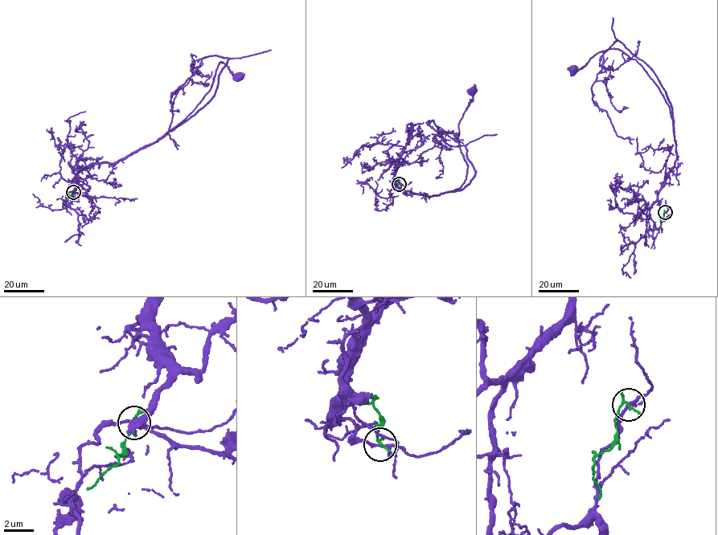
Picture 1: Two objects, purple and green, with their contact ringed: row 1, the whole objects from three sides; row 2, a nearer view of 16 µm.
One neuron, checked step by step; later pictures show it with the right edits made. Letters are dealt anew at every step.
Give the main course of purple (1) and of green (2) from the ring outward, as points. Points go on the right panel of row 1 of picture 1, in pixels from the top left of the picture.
1: (665, 212), (650, 235), (646, 213), (677, 157), (670, 112), (658, 87), (636, 60), (613, 48), (573, 70)
2: (665, 212), (660, 220), (661, 225)

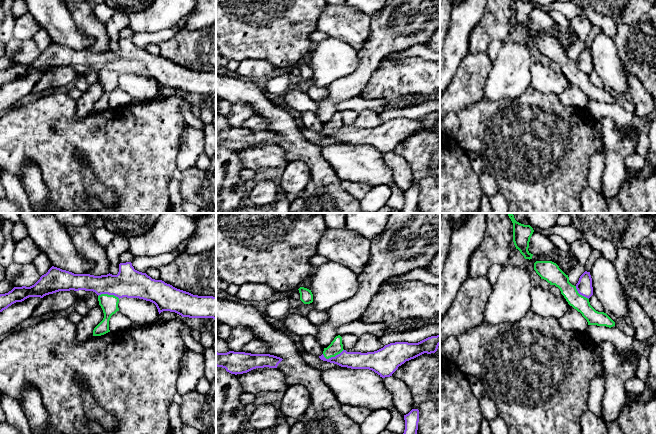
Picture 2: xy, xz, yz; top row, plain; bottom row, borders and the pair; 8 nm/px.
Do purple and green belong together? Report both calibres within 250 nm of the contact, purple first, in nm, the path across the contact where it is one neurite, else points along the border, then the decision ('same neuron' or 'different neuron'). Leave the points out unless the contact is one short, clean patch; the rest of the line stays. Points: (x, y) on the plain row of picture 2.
140/110 nm | along xz (343, 125), (328, 134), (322, 130) | different neuron

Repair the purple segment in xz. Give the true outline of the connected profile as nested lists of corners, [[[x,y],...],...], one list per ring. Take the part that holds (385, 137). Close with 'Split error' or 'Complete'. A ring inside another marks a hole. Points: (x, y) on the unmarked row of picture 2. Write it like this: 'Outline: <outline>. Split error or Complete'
Outline: [[[440,111],[428,113],[418,119],[395,118],[385,121],[374,128],[347,128],[343,126],[335,133],[326,135],[322,130],[319,134],[323,137],[337,140],[351,145],[369,145],[380,153],[390,153],[399,142],[406,137],[414,135],[424,129],[435,129],[440,121]]]. Complete

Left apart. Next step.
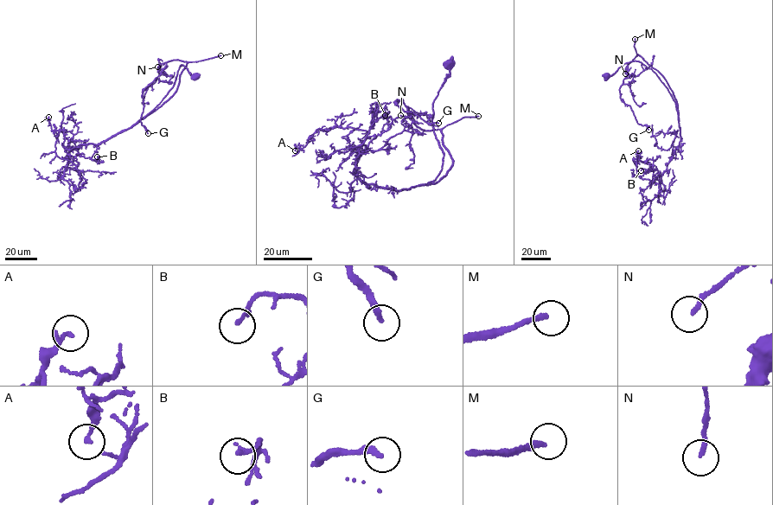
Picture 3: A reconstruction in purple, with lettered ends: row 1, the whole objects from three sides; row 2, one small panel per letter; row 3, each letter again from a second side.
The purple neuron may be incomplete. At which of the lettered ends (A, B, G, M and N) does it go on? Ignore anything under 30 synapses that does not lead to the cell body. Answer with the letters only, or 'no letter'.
G, N

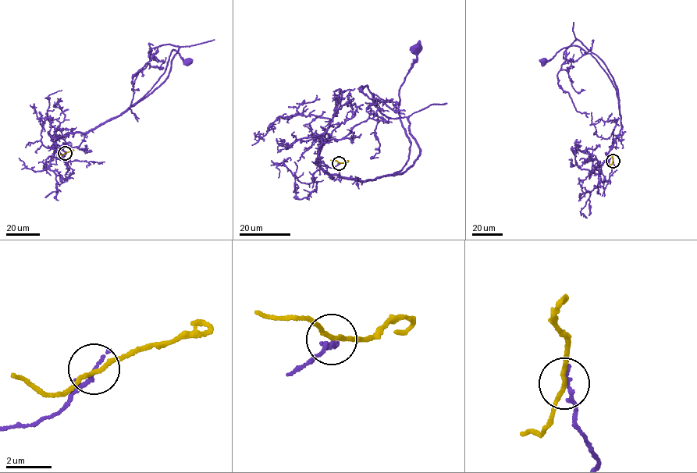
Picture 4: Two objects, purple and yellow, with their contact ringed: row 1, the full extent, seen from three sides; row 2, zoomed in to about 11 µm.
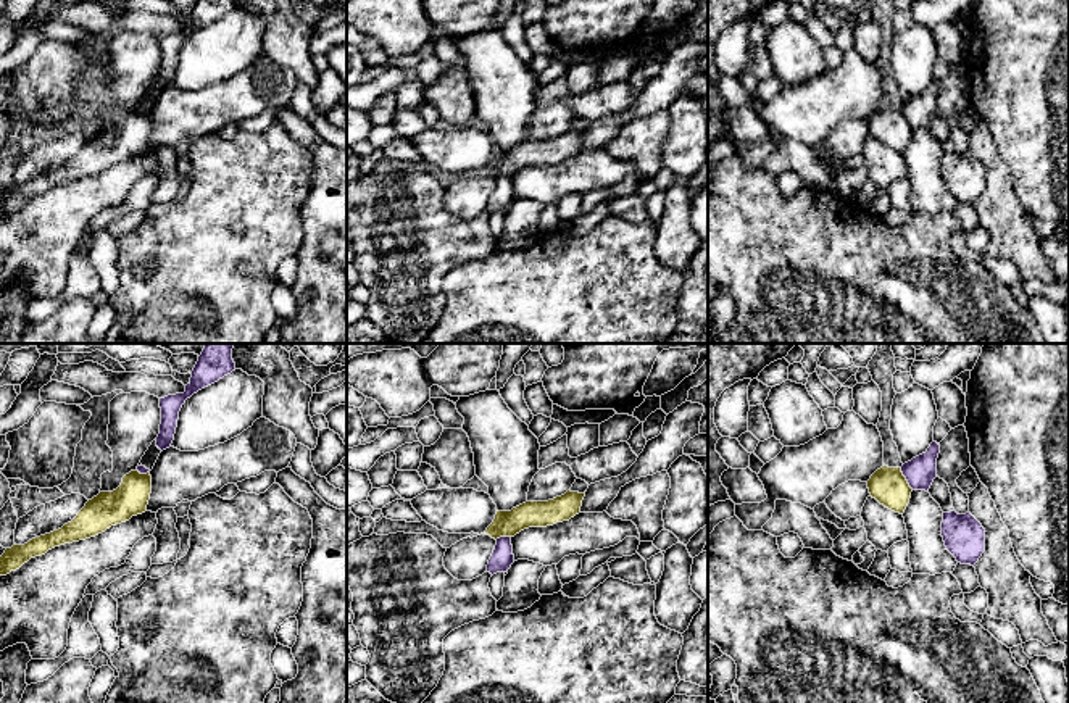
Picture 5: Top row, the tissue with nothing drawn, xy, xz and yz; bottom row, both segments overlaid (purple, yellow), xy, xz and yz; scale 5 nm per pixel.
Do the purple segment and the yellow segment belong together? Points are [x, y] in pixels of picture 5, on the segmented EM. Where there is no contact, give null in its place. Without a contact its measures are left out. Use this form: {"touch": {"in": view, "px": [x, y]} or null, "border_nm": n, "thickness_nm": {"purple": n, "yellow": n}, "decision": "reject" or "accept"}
{"touch": {"in": "yz", "px": [906, 479]}, "border_nm": 130, "thickness_nm": {"purple": 150, "yellow": 180}, "decision": "reject"}

